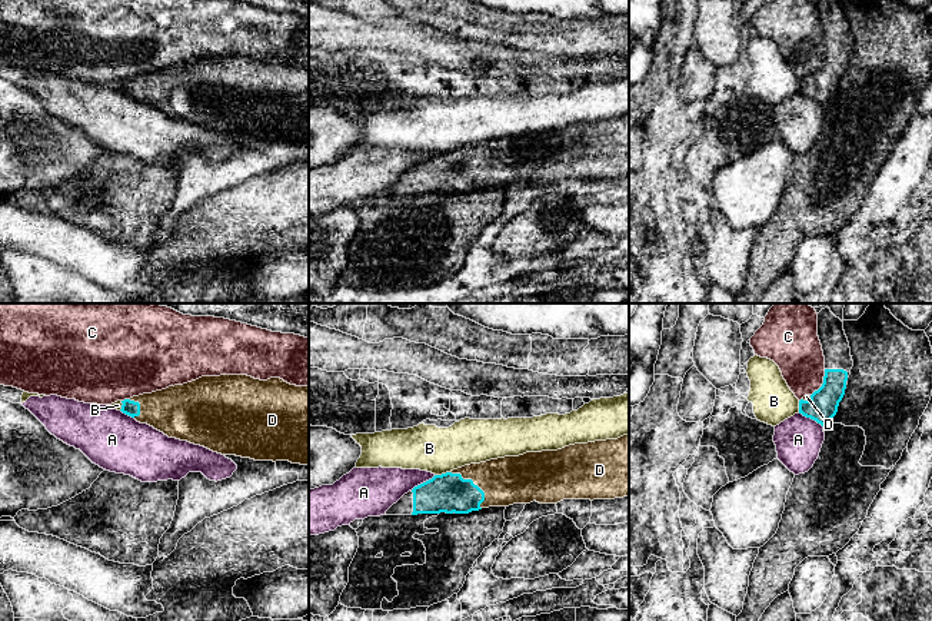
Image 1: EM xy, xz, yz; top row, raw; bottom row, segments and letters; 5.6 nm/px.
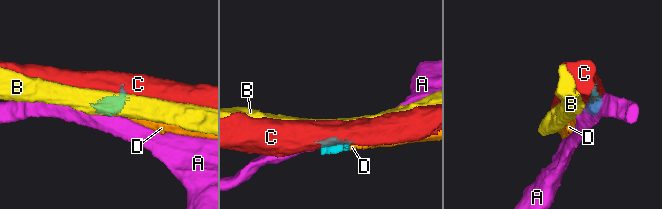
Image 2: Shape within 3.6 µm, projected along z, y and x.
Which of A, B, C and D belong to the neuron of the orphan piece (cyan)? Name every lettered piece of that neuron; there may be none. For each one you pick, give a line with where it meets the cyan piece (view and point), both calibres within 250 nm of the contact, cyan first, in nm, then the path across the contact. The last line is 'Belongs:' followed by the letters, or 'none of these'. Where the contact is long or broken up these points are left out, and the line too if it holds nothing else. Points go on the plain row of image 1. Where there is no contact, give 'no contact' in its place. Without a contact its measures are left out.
D: xz (473, 163) | 220/280 nm
Belongs: D

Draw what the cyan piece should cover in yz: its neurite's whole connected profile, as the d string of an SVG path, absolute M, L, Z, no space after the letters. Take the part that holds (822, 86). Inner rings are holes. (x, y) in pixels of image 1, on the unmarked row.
M818 0L818 16L825 36L823 63L799 80L799 93L825 106L838 92L853 40L842 0Z

